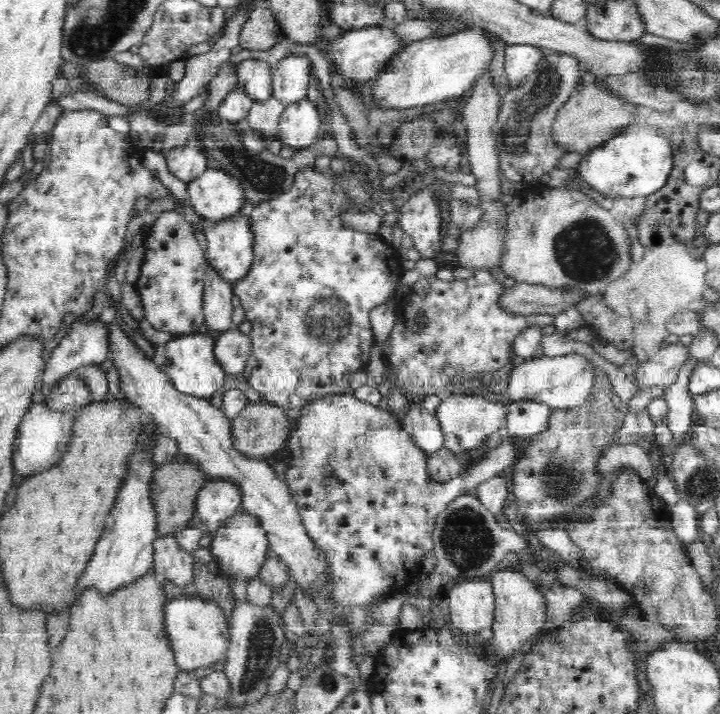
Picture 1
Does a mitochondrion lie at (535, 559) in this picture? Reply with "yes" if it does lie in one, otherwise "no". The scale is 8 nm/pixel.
no

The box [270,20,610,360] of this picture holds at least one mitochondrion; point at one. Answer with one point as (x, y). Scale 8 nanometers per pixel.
(515, 120)

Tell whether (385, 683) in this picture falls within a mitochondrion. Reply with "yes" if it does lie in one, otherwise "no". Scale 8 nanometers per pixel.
no

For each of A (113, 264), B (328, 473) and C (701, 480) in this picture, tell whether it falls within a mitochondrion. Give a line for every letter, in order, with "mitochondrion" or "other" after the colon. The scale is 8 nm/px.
A: other
B: mitochondrion
C: mitochondrion

